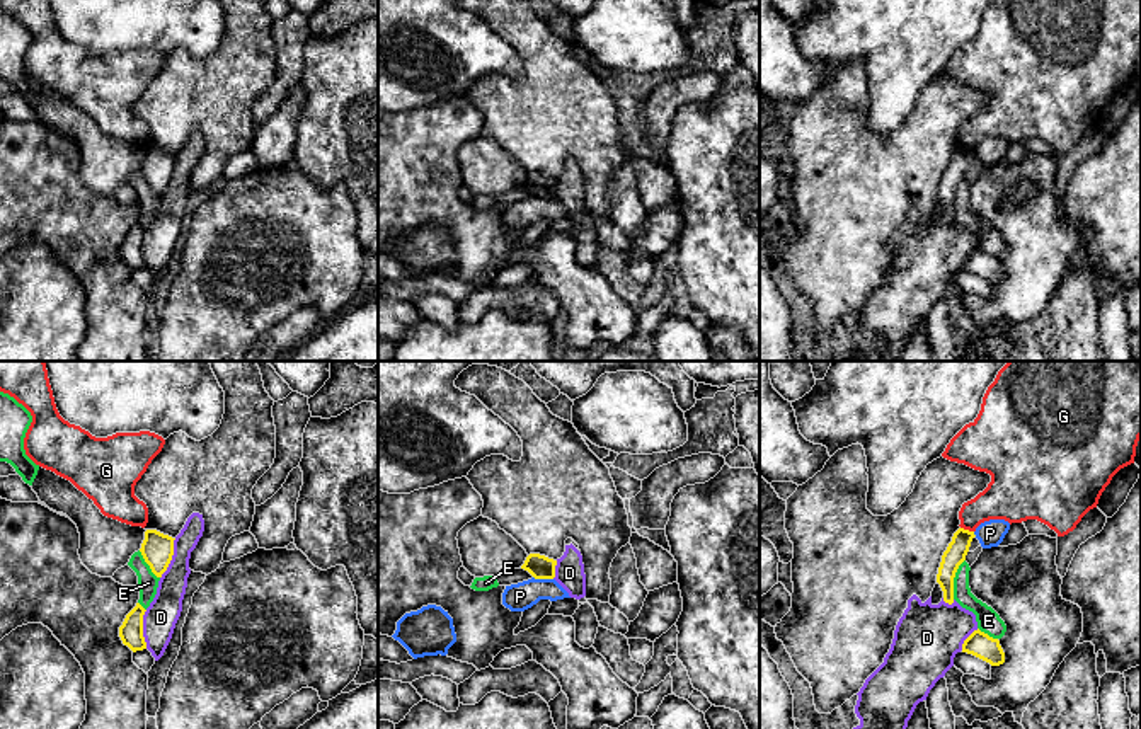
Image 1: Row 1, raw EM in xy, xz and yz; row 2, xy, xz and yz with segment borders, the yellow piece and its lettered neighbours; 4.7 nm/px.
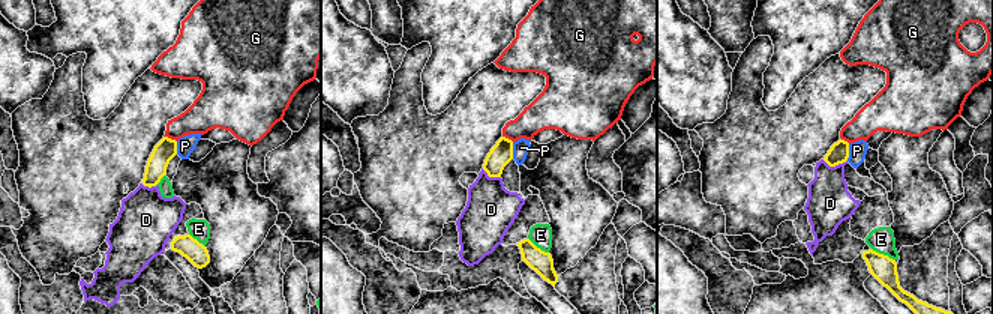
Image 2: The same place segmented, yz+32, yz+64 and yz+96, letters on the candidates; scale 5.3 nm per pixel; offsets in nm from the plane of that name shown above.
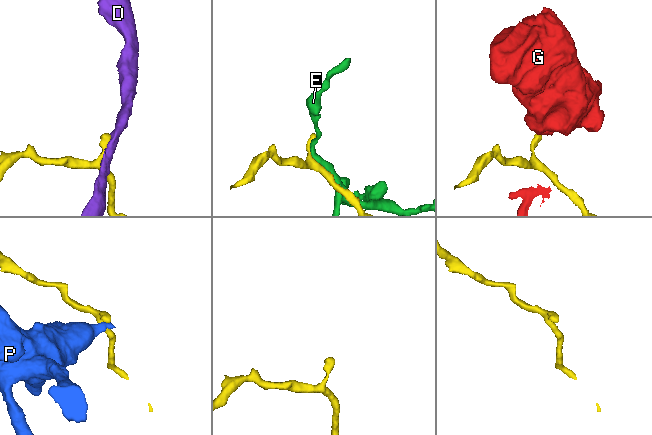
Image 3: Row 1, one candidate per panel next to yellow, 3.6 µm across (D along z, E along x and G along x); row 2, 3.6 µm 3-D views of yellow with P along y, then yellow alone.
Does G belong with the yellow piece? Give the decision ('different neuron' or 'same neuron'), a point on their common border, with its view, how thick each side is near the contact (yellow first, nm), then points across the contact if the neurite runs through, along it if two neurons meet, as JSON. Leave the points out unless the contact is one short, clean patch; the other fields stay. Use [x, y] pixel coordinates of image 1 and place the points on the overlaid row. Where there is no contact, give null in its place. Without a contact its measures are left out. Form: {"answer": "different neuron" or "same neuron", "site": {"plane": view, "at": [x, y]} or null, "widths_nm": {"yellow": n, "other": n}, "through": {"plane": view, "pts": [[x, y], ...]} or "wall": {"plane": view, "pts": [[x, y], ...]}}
{"answer": "different neuron", "site": {"plane": "yz", "at": [968, 530]}, "widths_nm": {"yellow": 100, "other": 220}, "wall": {"plane": "yz", "pts": [[961, 527], [973, 532]]}}

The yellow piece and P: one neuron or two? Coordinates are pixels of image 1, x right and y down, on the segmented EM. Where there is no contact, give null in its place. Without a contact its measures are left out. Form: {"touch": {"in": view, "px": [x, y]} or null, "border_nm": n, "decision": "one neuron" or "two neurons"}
{"touch": {"in": "xz", "px": [544, 578]}, "border_nm": 100, "decision": "two neurons"}

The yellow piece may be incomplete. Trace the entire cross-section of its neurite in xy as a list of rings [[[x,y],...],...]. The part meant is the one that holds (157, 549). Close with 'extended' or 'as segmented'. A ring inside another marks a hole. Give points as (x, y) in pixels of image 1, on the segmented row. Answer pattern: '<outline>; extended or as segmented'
[[[157,530],[145,531],[145,540],[140,552],[157,577],[162,577],[172,560],[174,540],[175,538]]]; as segmented

